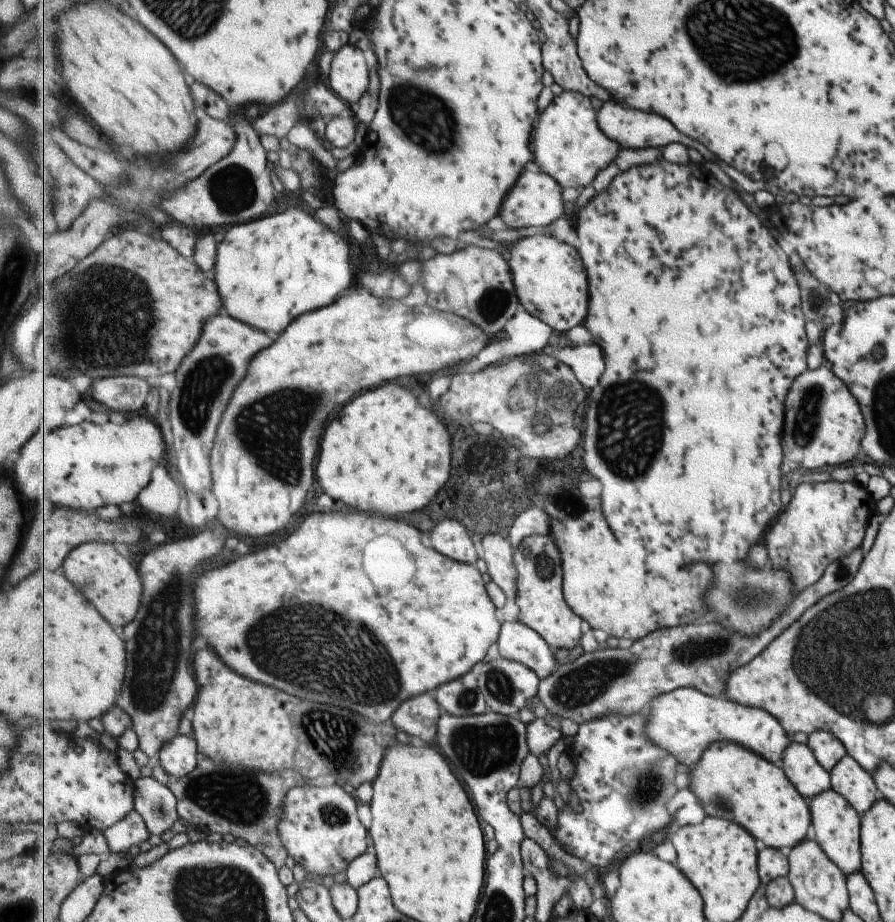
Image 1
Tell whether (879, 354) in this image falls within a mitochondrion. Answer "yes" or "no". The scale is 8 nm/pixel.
yes

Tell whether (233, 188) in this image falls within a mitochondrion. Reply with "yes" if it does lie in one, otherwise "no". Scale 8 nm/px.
yes

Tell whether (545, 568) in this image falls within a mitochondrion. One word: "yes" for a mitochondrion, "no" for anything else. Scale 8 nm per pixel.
yes

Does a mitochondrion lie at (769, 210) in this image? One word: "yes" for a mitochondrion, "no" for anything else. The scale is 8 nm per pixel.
no

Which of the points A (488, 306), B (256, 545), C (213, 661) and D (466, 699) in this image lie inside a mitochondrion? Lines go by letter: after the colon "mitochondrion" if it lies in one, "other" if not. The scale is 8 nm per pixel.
A: mitochondrion
B: other
C: other
D: mitochondrion

